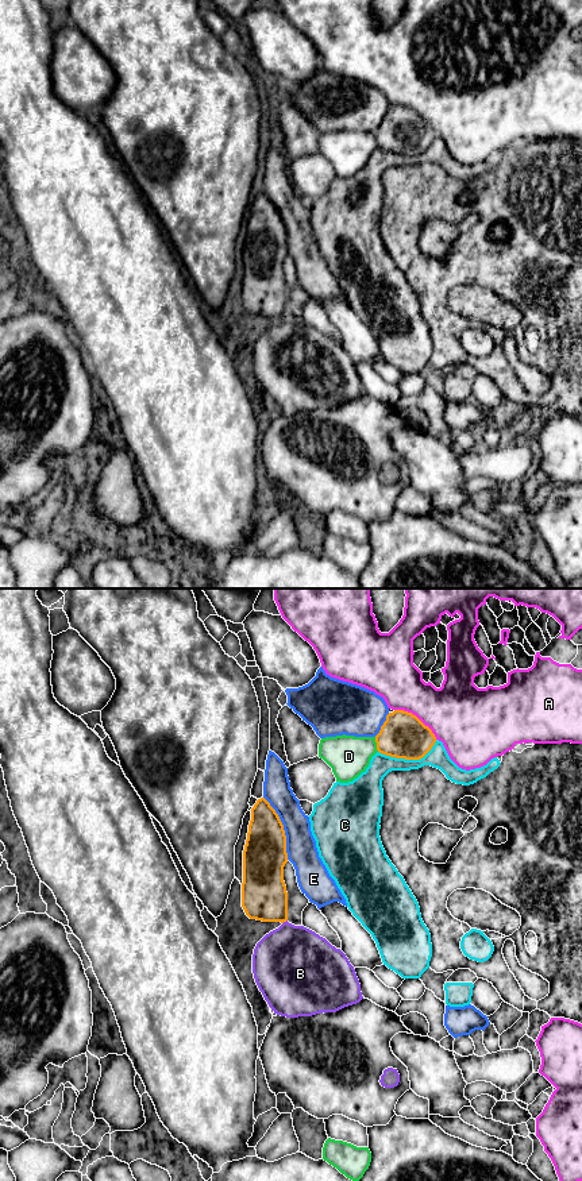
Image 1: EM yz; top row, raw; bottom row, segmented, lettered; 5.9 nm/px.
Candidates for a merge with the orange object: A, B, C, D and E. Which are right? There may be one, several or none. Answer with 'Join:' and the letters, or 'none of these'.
Join: E

